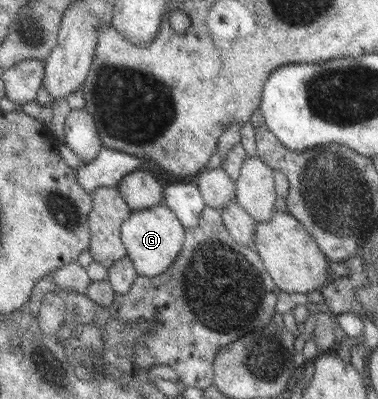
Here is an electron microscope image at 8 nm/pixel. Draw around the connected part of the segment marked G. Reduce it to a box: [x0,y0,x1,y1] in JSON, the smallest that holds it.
[123,205,184,278]

